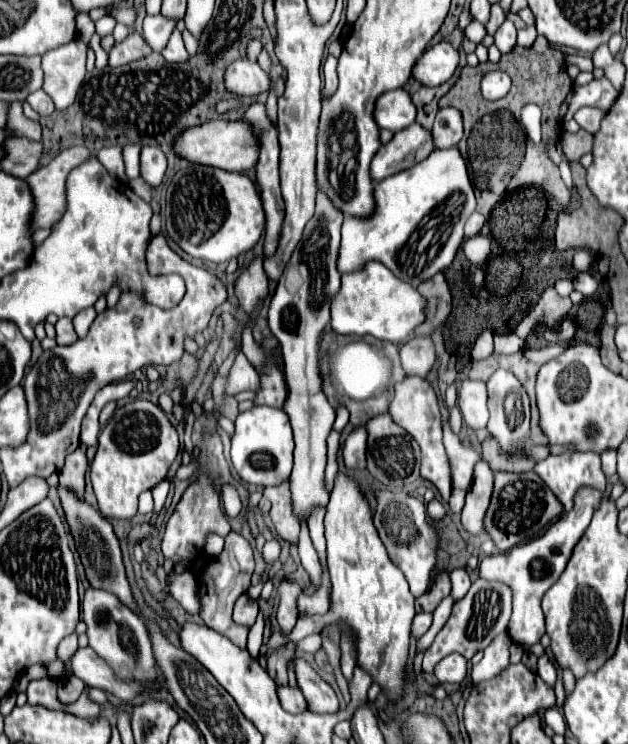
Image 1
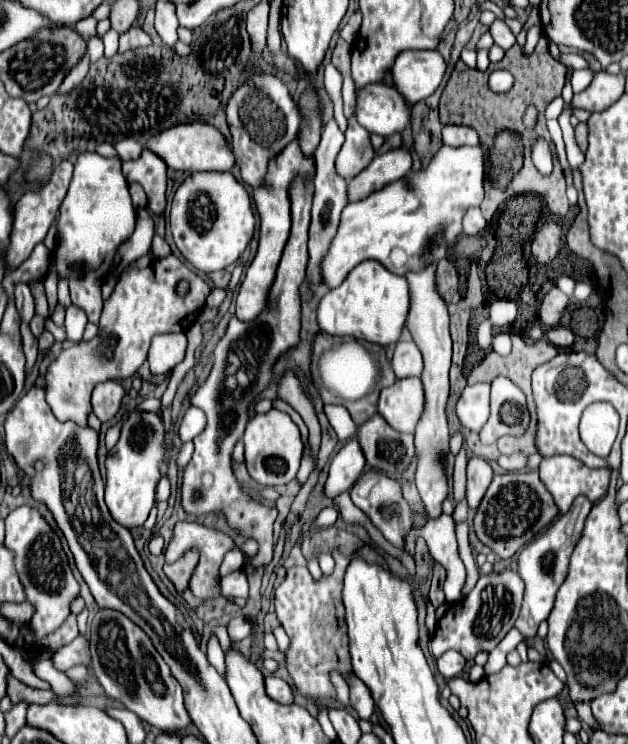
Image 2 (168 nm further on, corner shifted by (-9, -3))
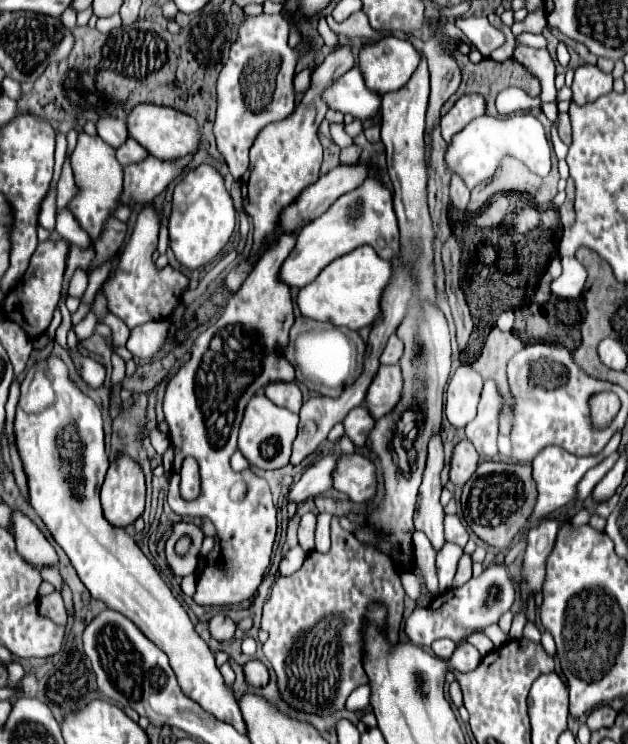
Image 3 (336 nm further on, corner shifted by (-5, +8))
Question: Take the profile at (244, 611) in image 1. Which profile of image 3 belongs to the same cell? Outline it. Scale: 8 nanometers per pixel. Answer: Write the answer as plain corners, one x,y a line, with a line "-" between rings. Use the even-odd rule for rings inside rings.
216,614
216,616
212,616
210,618
210,622
208,622
208,630
210,630
210,636
214,638
214,640
230,640
232,636
234,636
234,630
236,630
236,624
230,620
230,618
226,618
226,616
222,616
222,614

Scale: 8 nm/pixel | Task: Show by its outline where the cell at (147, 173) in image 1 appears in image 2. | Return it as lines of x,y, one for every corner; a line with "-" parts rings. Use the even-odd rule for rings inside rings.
144,149
138,161
122,163
122,171
128,181
138,181
148,195
148,209
152,213
162,213
166,207
166,171
168,165
154,151

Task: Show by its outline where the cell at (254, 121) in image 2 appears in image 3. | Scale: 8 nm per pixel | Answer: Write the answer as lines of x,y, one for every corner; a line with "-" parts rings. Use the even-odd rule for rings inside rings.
280,14
244,16
228,62
218,76
218,112
214,122
218,152
236,180
248,170
248,150
258,132
266,124
284,120
294,112
292,76
298,58
300,52
288,46
288,22

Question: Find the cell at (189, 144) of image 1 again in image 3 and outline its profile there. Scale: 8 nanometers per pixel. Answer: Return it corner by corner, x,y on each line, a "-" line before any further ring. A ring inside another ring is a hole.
142,102
130,110
130,114
126,118
126,126
128,126
130,138
134,138
140,146
144,146
150,154
154,154
160,160
182,158
200,146
200,134
198,134
196,120
174,108

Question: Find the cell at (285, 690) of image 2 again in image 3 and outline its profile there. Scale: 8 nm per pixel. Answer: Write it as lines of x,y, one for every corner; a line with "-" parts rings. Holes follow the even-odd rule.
248,660
244,666
244,680
248,686
254,686
254,688
260,688
260,686
266,686
268,684
268,670
262,662
258,660

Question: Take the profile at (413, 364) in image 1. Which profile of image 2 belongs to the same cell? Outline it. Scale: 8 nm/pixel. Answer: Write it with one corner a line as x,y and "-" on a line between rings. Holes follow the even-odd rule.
400,341
394,349
392,369
398,379
402,377
420,377
424,369
424,359
414,341

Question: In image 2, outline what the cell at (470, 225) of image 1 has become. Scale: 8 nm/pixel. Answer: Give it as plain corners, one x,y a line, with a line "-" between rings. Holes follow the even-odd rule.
472,207
464,217
464,233
466,235
478,235
486,227
486,219
482,217
478,207

